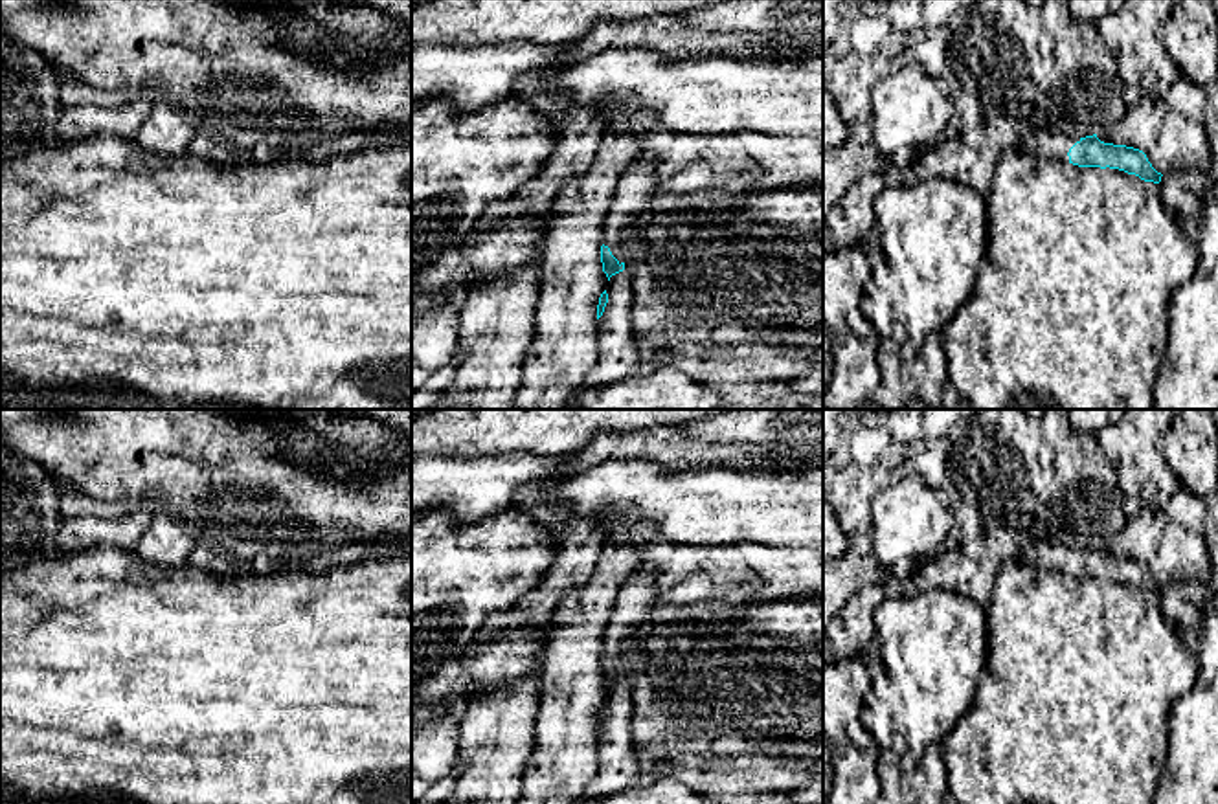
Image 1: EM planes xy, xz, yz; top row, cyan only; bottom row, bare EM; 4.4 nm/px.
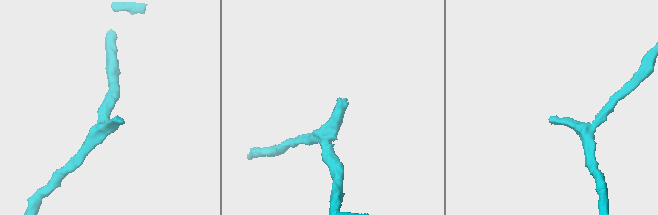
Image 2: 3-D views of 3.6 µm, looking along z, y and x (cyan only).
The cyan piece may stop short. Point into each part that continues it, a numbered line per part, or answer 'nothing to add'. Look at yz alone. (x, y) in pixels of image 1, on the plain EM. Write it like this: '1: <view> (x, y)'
1: yz (1051, 555)

